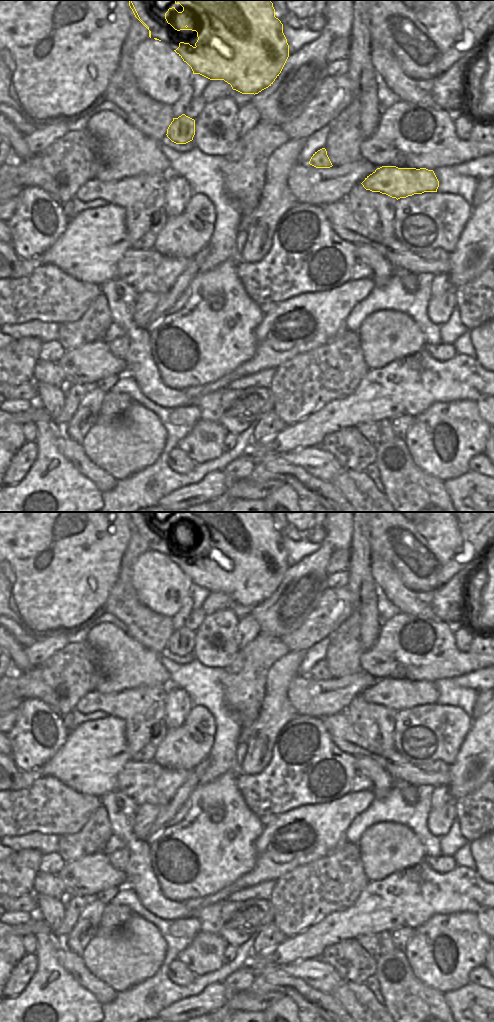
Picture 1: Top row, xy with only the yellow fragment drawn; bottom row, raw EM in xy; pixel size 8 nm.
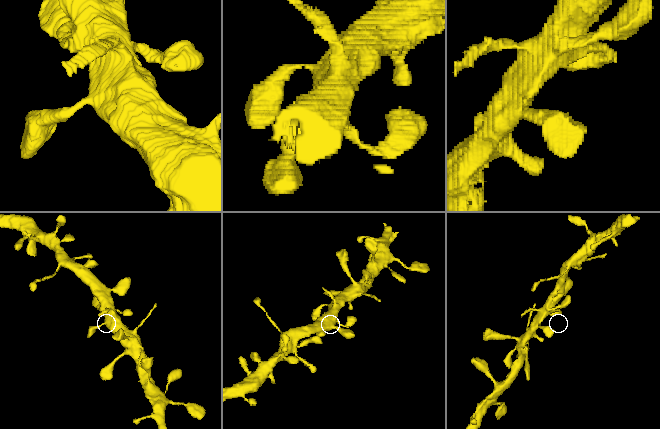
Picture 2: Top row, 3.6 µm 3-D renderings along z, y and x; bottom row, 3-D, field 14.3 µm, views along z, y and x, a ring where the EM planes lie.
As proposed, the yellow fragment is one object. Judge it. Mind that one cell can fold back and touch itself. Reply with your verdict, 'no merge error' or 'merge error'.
no merge error

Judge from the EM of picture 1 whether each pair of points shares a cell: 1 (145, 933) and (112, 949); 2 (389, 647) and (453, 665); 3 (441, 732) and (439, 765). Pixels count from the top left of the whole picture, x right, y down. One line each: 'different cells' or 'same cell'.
1: same cell
2: same cell
3: different cells

